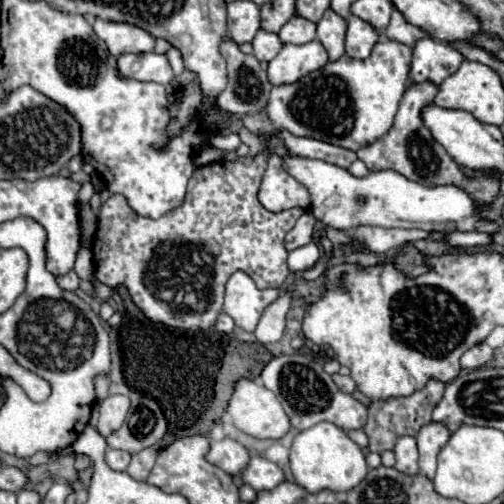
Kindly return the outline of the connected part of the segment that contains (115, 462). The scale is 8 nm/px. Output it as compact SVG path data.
M107 449L105 453L105 463L115 469L115 471L125 471L127 465L131 461L131 455L125 453L125 451L119 451L119 449Z

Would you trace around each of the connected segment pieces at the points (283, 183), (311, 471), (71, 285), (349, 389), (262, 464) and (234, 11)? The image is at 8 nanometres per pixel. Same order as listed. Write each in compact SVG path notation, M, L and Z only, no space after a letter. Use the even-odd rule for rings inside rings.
M269 153L269 165L259 189L259 201L269 211L283 211L291 207L309 209L309 191L289 173L285 173L281 157Z
M319 423L307 431L301 431L291 445L291 471L295 483L301 485L309 493L317 493L329 489L333 493L345 493L359 485L367 475L369 467L365 463L365 451L349 439L349 435L333 425L333 423Z
M69 271L67 275L57 277L57 283L59 283L59 287L65 289L65 291L75 291L75 289L79 287L79 277L77 277L75 271Z
M335 373L335 375L333 375L333 381L335 381L337 387L339 387L341 391L345 391L345 393L353 393L353 391L357 389L357 385L355 385L355 381L353 381L351 377L343 377L343 375Z
M253 457L249 461L245 473L241 473L241 477L255 491L269 491L269 489L275 489L277 485L281 485L285 481L281 467L267 461L265 457Z
M253 1L227 3L227 31L237 43L251 43L259 29L259 7Z

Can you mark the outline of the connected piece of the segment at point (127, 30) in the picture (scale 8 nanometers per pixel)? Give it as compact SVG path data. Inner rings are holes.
M95 19L93 29L107 43L111 55L115 57L119 57L121 53L145 53L155 49L155 37L131 23Z

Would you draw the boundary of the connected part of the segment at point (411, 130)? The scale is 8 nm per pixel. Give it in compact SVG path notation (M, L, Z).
M431 81L413 83L405 91L405 95L399 103L393 127L381 139L377 139L375 143L367 145L365 149L359 149L357 157L367 165L369 171L393 169L393 171L409 177L411 181L417 181L417 183L423 183L423 185L461 185L479 205L487 205L499 193L499 183L491 177L479 177L479 179L465 177L459 171L459 165L447 155L447 151L433 139L431 131L423 125L421 111L423 111L423 107L431 105L437 91L439 91L439 87Z

